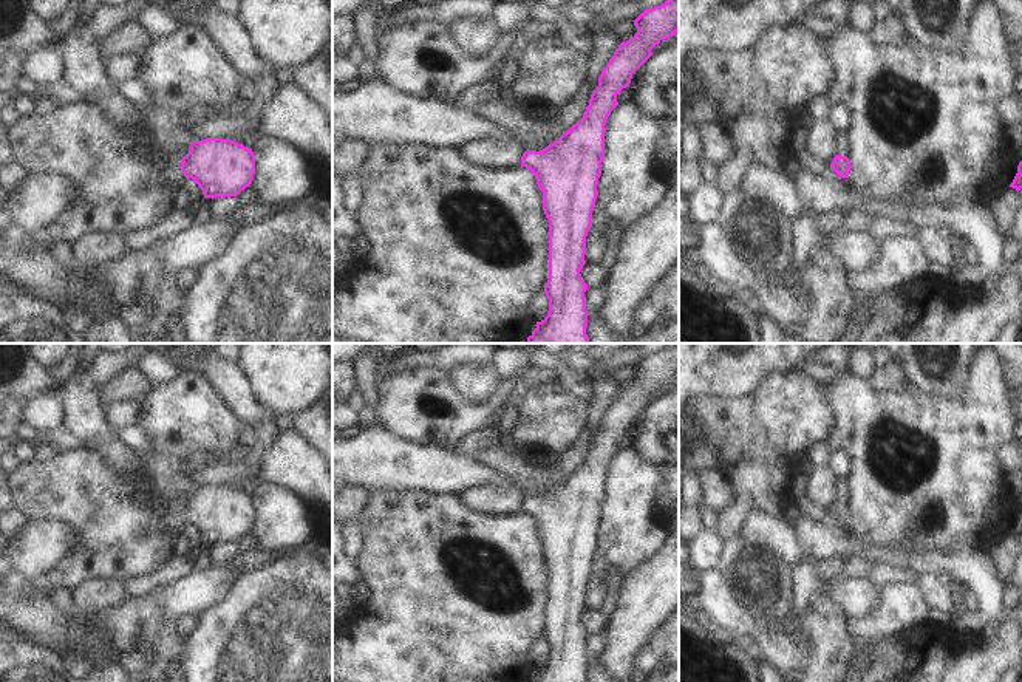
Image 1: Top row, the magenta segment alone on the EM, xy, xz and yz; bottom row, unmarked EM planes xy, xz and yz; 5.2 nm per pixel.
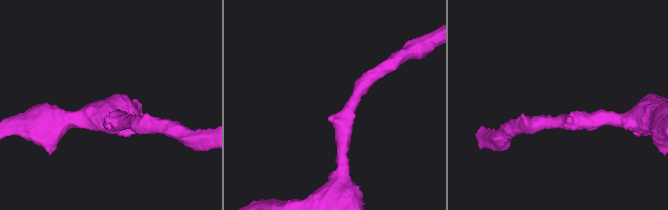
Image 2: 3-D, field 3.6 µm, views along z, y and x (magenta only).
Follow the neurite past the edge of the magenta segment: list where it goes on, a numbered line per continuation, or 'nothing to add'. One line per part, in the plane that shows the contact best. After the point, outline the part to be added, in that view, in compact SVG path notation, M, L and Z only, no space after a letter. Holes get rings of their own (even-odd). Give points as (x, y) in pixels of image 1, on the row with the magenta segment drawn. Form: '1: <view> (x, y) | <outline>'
1: yz (843, 146) | M840 133L836 138L836 155L850 156L852 145L849 142L849 133Z

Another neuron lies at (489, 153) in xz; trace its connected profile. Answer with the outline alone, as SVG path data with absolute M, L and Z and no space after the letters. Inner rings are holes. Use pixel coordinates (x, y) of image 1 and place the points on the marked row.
M473 141L461 147L464 158L479 167L504 170L521 167L524 150L515 141Z

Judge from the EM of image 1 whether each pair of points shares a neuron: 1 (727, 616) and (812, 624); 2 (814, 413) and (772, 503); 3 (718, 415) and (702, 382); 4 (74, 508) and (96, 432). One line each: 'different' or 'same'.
1: different
2: same
3: different
4: different

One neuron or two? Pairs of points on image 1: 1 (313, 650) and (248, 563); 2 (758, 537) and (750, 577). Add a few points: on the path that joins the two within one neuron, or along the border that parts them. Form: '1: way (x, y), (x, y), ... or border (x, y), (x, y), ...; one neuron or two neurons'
1: border (286, 554), (243, 572); two neurons
2: border (747, 545), (766, 548), (789, 563); two neurons

